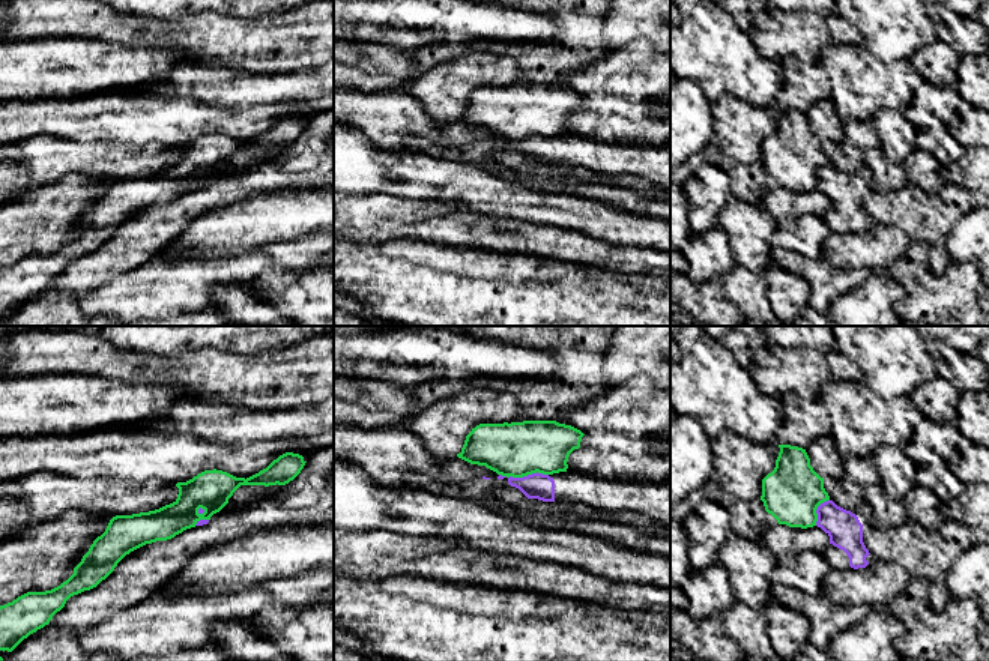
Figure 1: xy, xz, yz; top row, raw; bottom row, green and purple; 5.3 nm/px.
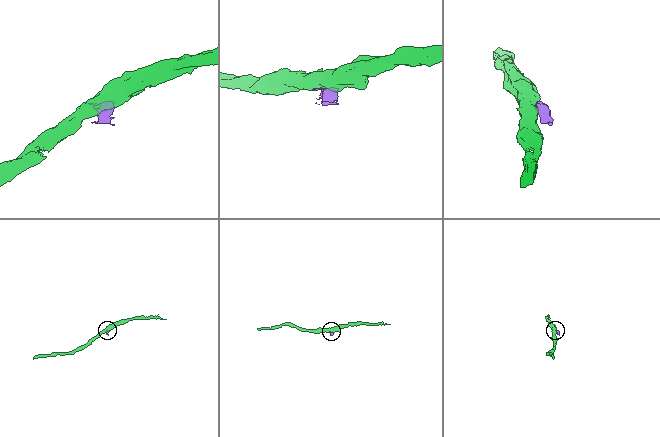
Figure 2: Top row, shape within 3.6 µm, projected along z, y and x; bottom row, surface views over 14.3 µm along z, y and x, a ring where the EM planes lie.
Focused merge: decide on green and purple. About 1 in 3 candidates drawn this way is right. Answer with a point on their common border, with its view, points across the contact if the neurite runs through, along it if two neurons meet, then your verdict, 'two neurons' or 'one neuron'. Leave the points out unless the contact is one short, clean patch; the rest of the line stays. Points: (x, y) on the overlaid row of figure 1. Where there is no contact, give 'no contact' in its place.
contact xz (523, 475); border xz (499, 473), (522, 476), (541, 472), (547, 475); two neurons

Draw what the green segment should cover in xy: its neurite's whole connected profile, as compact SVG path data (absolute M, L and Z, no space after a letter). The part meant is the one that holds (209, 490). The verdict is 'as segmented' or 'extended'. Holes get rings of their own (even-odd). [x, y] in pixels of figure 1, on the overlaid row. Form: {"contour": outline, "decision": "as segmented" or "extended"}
{"contour": "M286 452L250 478L222 470L204 470L186 482L177 482L177 499L159 509L116 515L60 586L45 592L27 592L0 605L0 650L12 652L24 638L50 623L66 601L96 587L131 551L156 541L167 541L200 520L219 512L240 485L286 485L305 466L299 454Z", "decision": "as segmented"}

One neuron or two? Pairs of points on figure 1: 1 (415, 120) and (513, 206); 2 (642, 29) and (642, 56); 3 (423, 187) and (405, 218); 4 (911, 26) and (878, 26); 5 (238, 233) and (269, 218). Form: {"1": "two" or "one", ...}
{"1": "two", "2": "two", "3": "two", "4": "one", "5": "one"}

